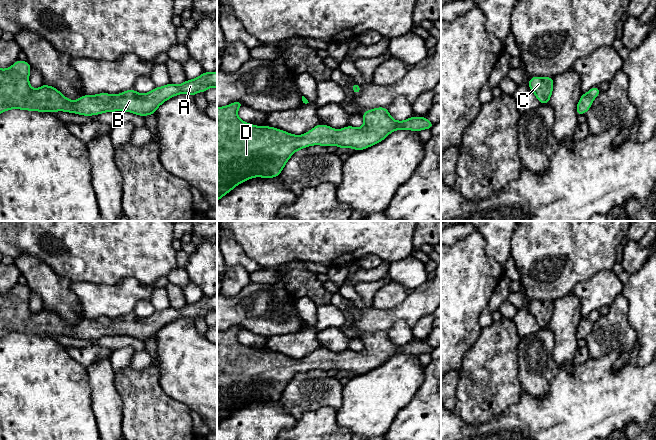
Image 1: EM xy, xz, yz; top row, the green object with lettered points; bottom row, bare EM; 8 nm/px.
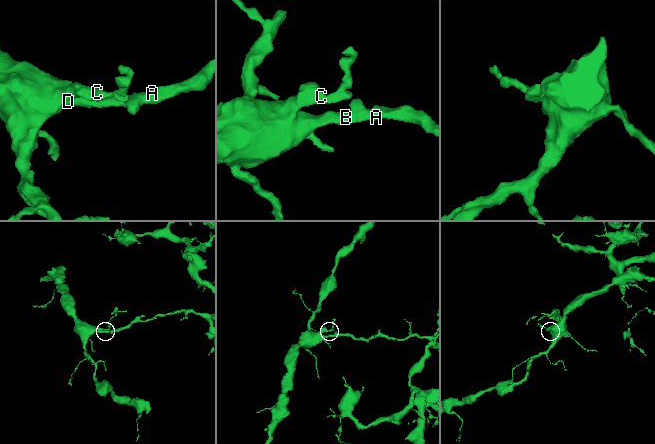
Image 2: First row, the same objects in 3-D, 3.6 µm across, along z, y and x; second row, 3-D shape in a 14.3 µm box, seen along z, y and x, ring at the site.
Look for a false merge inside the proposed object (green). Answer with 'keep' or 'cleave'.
keep

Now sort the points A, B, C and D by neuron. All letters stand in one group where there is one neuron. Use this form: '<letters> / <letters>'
A B C D

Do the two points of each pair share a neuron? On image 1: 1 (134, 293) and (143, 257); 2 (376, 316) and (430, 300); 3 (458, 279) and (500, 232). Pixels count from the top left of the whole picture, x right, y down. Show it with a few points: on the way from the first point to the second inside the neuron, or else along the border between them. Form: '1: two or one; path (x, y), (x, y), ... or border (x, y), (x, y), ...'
1: two; border (151, 284), (126, 277), (114, 285)
2: one; path (389, 316), (409, 311), (417, 305)
3: two; border (477, 231), (485, 240), (485, 252), (501, 266)

